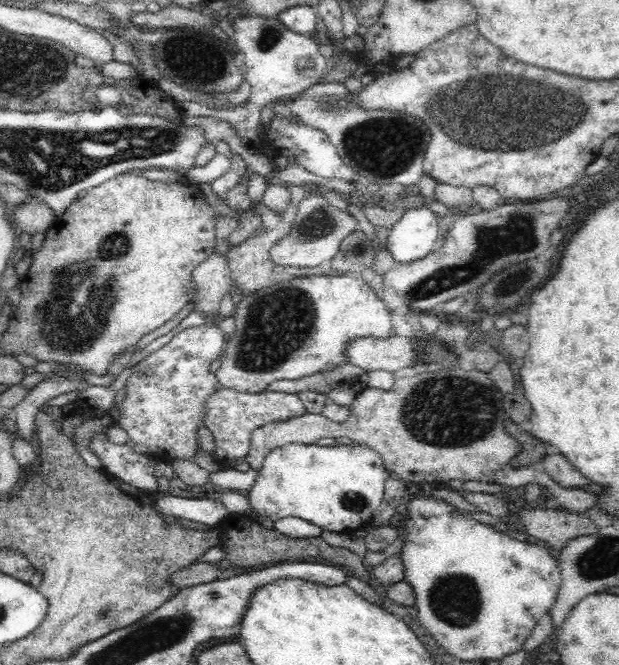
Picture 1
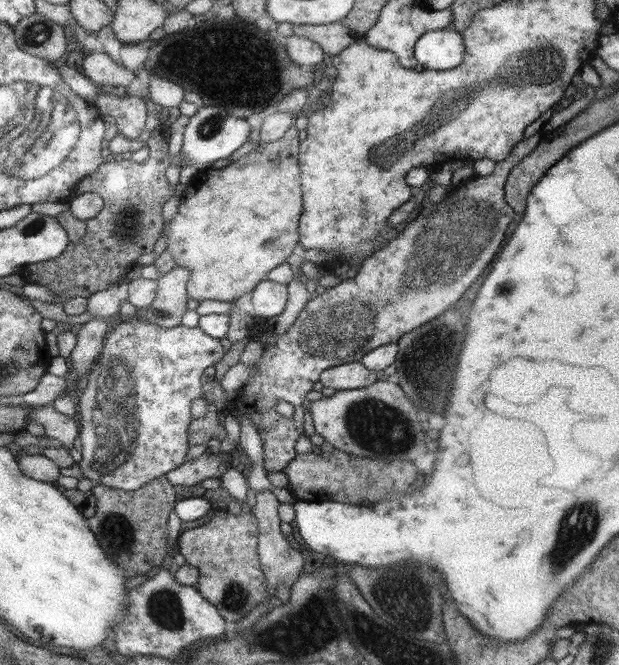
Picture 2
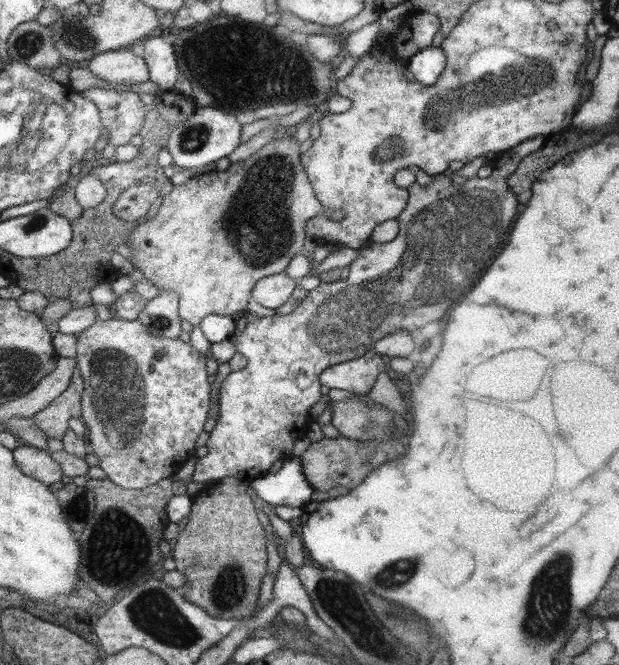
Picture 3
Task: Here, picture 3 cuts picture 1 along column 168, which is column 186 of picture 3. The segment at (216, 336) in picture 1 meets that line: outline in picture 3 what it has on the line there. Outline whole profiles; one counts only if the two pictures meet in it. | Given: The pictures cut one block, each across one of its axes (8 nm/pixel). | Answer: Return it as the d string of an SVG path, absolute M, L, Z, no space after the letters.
M110 318L105 321L96 320L89 328L82 330L76 336L76 368L83 382L82 414L80 420L87 428L87 440L91 445L93 456L99 460L98 466L103 470L107 479L125 489L144 489L152 484L159 483L161 479L171 477L177 472L183 462L193 454L193 442L203 432L203 423L209 410L209 382L205 376L205 355L195 350L189 341L184 342L178 338L155 338L151 336L139 319L121 320Z

